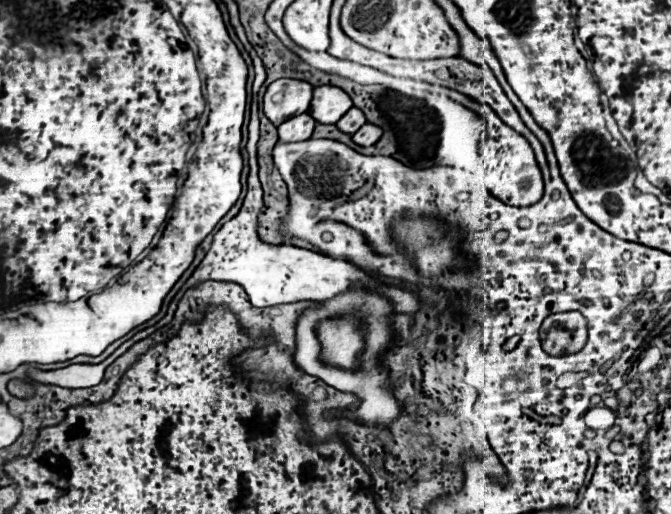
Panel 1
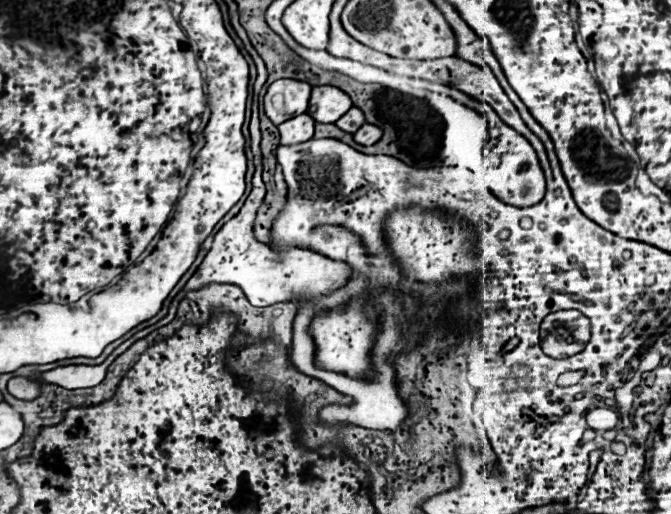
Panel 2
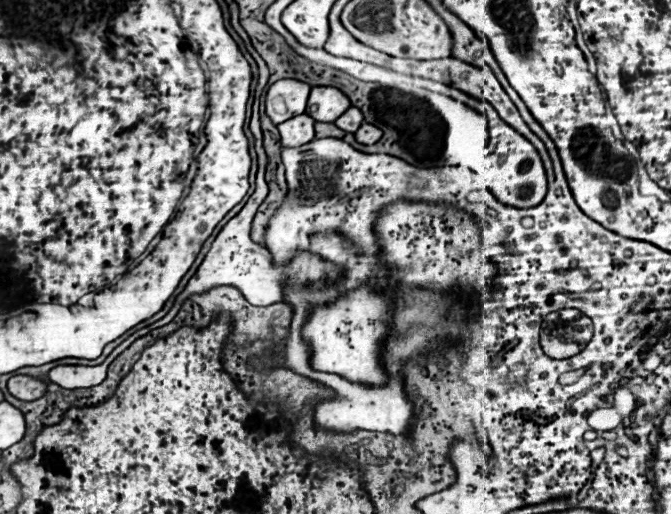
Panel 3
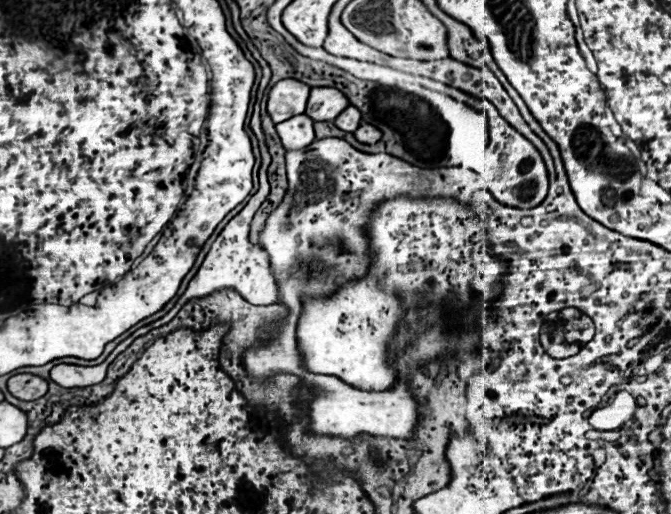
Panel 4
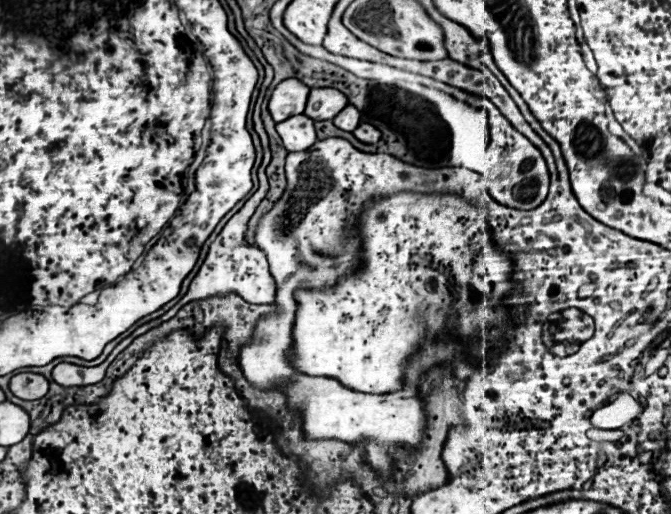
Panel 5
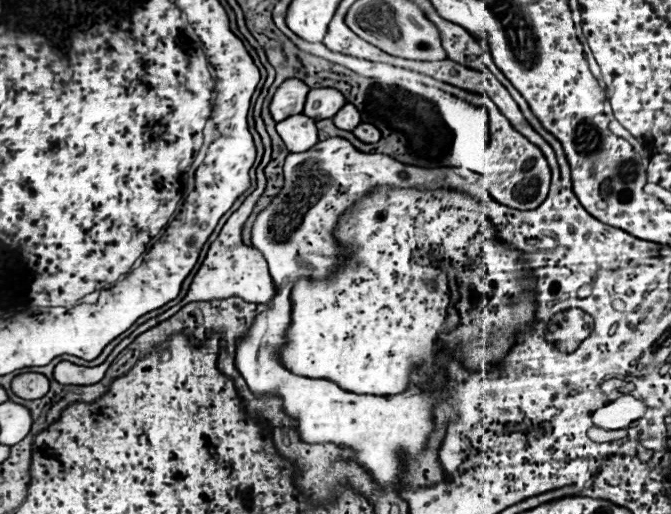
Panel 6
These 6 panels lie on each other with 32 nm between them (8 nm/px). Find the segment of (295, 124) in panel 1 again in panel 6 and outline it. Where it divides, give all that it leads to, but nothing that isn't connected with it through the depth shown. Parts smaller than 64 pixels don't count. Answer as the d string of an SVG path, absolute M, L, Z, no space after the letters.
M302 114L290 116L282 122L278 122L276 130L282 136L282 140L290 152L306 152L318 142L316 122Z

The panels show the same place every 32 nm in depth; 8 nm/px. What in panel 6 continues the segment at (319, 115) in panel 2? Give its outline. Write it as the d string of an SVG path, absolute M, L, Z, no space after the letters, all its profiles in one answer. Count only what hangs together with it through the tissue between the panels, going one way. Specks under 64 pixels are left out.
M314 88L306 96L304 112L308 118L314 120L326 120L332 118L342 106L346 104L344 96L332 88Z

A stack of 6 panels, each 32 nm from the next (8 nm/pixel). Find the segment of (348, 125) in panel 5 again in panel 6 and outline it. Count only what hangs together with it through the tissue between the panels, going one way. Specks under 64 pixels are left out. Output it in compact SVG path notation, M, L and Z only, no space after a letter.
M344 104L344 108L338 110L332 120L334 120L334 124L336 124L338 128L352 132L352 130L360 124L360 112L358 112L352 104Z

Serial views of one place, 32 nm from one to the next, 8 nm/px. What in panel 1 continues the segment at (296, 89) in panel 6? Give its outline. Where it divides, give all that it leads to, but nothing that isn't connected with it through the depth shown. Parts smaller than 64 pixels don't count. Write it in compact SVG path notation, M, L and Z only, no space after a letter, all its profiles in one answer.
M282 78L268 86L264 94L264 114L274 126L278 126L292 116L304 114L310 108L310 100L312 100L310 84Z

